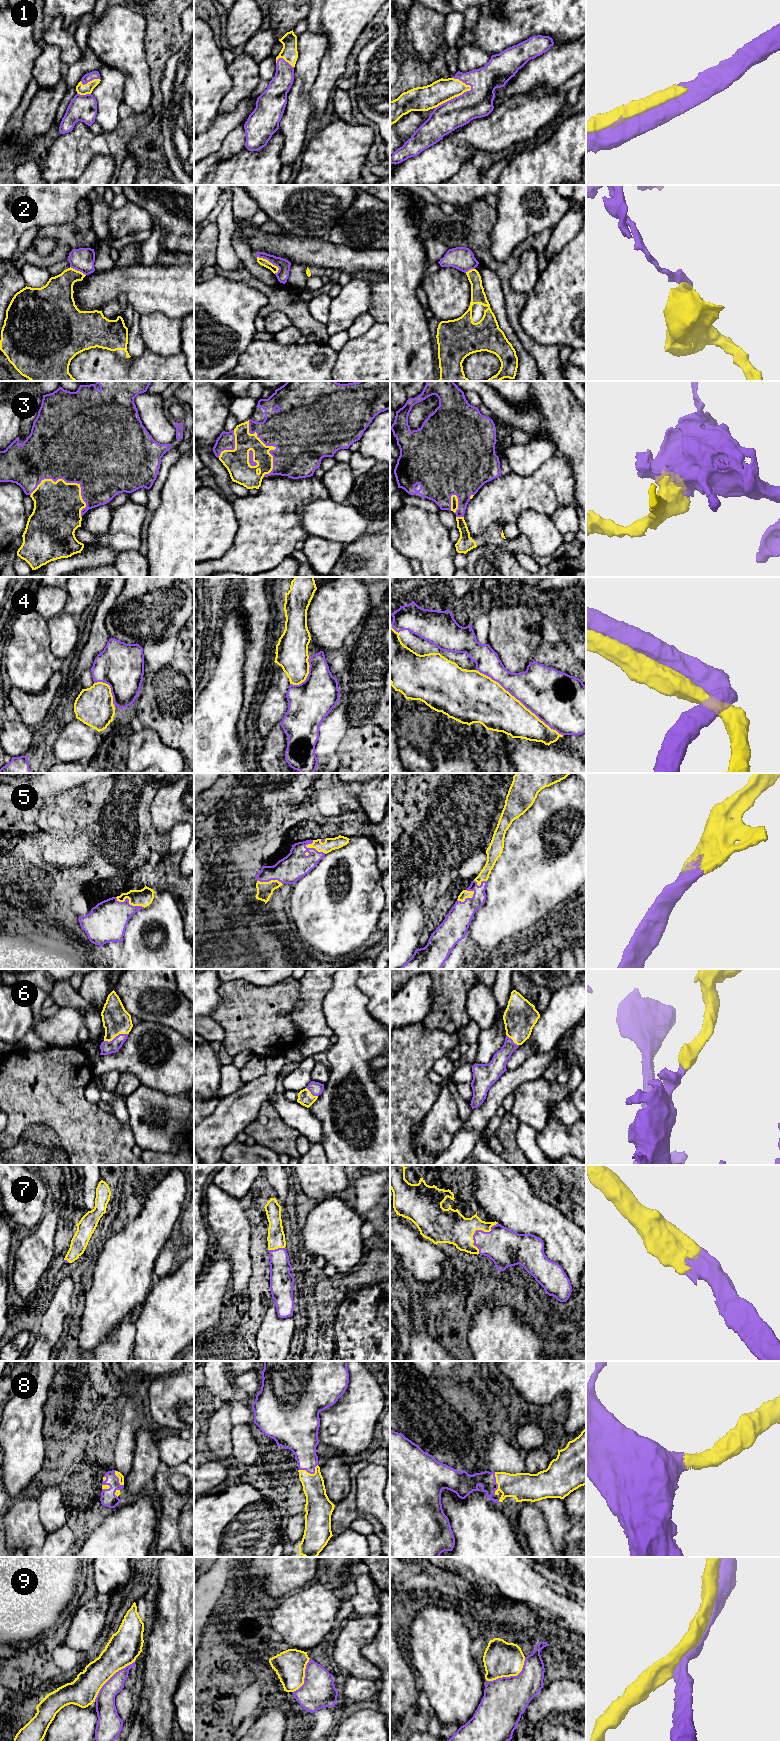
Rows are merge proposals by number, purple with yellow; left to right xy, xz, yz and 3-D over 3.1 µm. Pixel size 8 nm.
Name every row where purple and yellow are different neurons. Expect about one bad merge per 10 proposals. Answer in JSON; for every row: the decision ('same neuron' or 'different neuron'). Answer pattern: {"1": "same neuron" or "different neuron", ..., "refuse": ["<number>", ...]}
{"1": "same neuron", "2": "different neuron", "3": "same neuron", "4": "same neuron", "5": "same neuron", "6": "same neuron", "7": "same neuron", "8": "same neuron", "9": "different neuron", "refuse": ["2", "9"]}

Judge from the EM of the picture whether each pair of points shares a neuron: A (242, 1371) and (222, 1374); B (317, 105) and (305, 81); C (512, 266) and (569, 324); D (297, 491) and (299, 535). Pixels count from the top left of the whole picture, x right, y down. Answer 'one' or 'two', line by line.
A: two
B: two
C: two
D: one

